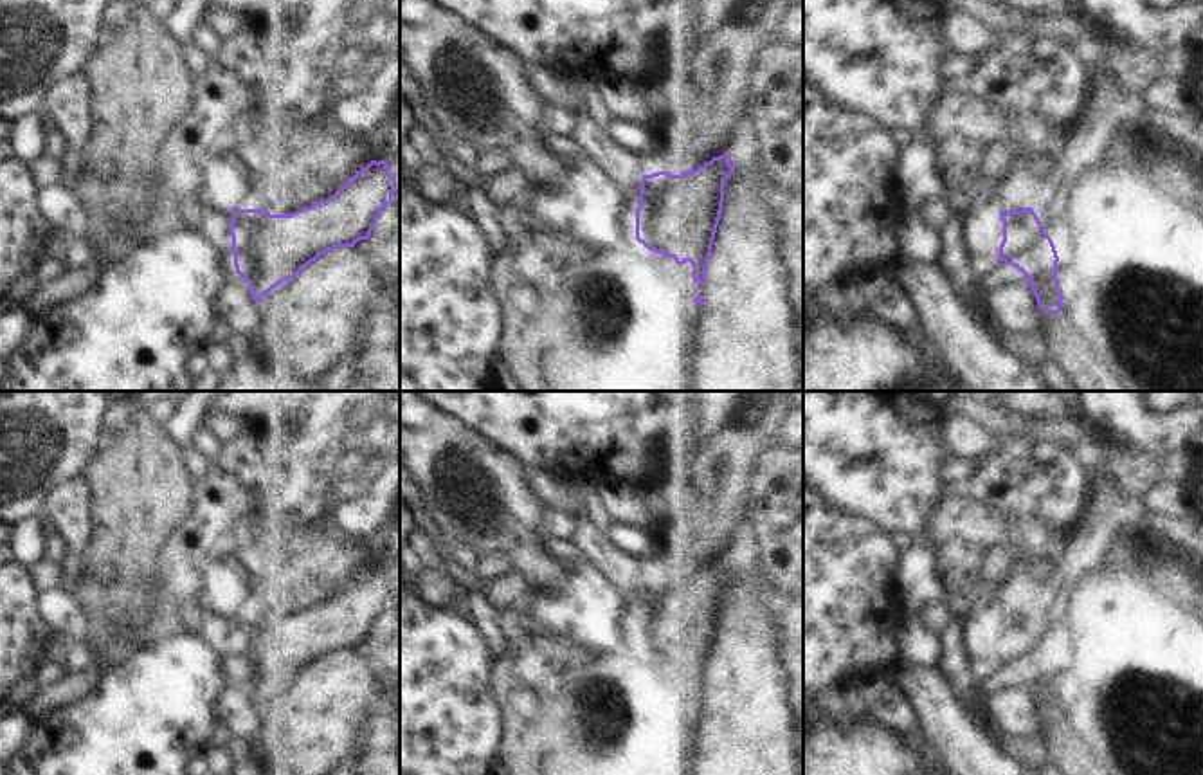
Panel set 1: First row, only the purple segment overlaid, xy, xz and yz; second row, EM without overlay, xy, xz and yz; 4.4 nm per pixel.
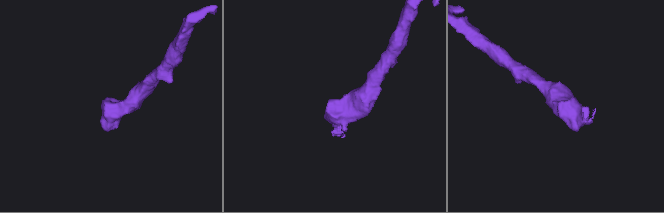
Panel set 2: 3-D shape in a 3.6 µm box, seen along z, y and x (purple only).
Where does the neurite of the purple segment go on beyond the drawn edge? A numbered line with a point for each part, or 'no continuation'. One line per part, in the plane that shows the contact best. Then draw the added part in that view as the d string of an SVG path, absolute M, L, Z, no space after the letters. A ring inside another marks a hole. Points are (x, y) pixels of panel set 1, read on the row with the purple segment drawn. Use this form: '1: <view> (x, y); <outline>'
no continuation

